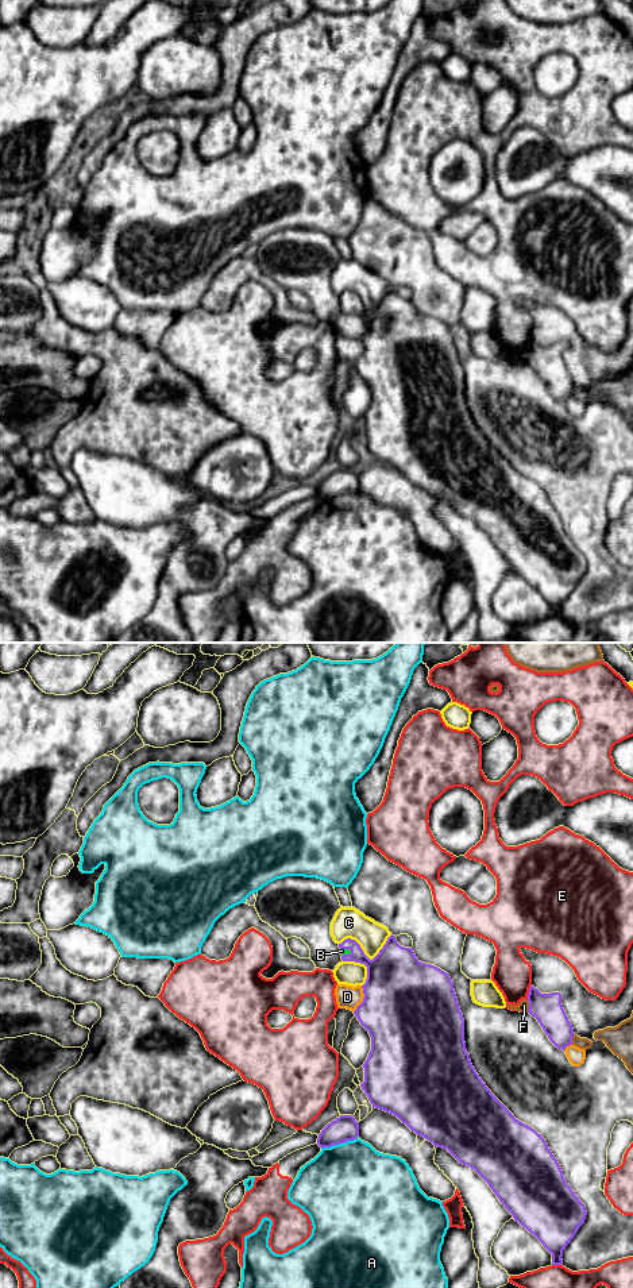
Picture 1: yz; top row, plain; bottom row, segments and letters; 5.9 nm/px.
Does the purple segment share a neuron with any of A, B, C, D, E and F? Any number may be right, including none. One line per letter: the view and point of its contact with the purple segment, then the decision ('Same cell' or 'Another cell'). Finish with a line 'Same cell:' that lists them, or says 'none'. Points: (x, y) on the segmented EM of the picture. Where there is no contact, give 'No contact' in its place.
A: Touches purple at yz (339, 1142). Another cell
B: Touches purple at yz (346, 948). Same cell
C: Touches purple at yz (365, 955). Another cell
D: Touches purple at yz (363, 999). Another cell
E: Touches purple at yz (529, 991). Another cell
F: Touches purple at yz (529, 1006). Another cell
Same cell: B

